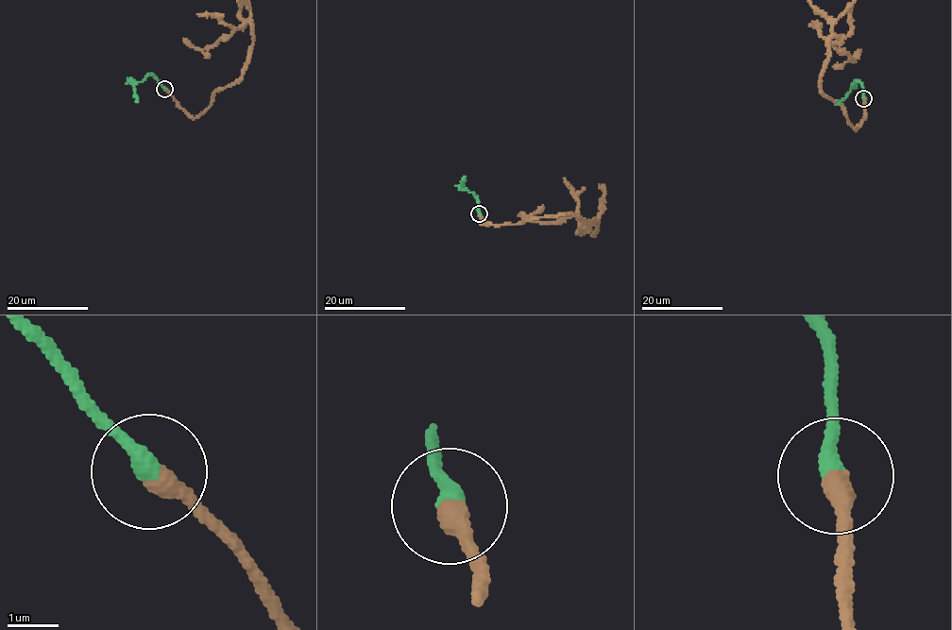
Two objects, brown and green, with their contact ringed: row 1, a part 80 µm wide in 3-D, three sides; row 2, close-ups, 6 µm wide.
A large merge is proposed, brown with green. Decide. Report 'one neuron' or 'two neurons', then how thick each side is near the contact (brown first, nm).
one neuron; calibres 400 and 360 nm

